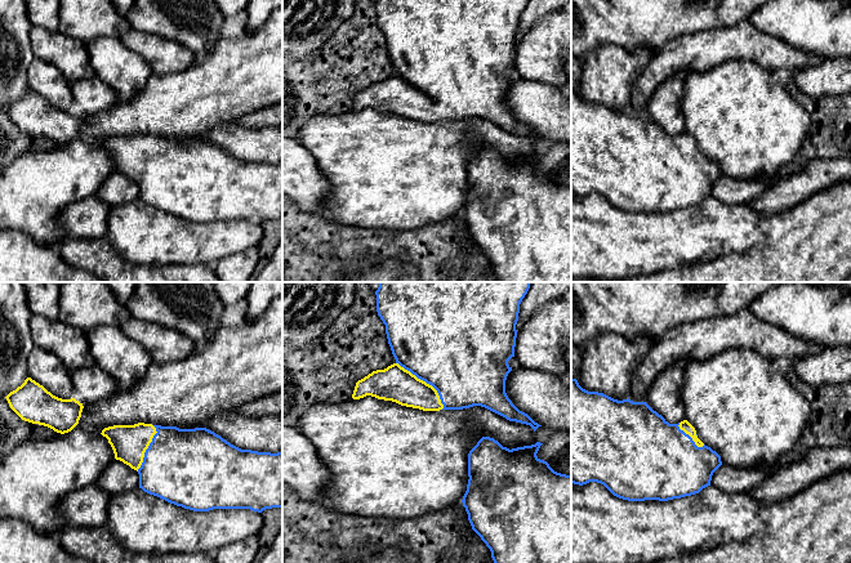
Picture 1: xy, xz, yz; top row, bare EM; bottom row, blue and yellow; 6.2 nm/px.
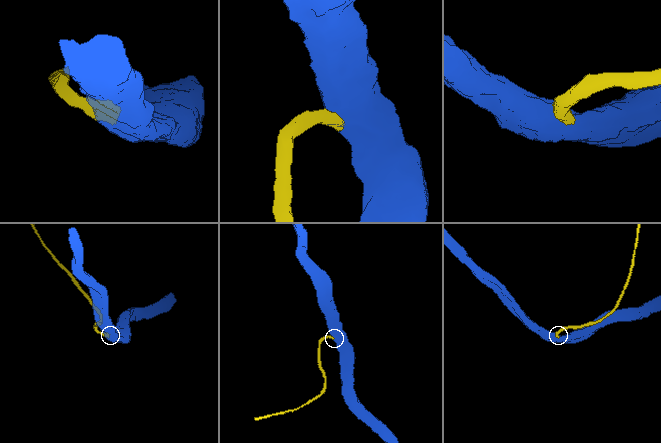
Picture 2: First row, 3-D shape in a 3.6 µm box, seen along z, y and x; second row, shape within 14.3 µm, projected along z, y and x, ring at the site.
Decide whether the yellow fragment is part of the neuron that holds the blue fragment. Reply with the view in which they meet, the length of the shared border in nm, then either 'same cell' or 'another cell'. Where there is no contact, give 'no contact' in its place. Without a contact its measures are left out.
xz | 420 nm | same cell

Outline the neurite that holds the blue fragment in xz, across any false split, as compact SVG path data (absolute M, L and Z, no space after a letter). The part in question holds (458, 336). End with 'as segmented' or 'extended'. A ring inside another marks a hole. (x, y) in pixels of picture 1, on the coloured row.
M379 282L375 291L377 295L377 312L383 323L386 325L386 334L388 344L396 362L384 370L377 370L356 383L352 398L360 399L366 396L378 399L392 401L401 406L419 408L423 411L440 411L440 410L463 410L473 406L485 407L509 421L530 425L534 432L542 426L535 423L527 414L520 411L505 393L505 380L512 367L508 361L514 357L514 347L518 321L520 304L530 289L530 282Z; extended

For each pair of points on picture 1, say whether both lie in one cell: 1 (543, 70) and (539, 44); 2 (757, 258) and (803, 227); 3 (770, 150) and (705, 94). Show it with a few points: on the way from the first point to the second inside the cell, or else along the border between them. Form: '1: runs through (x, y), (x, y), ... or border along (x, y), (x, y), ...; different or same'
1: runs through (543, 63), (540, 50); same
2: runs through (769, 258), (772, 258), (792, 238); same
3: runs through (754, 134), (731, 111), (721, 106); same

